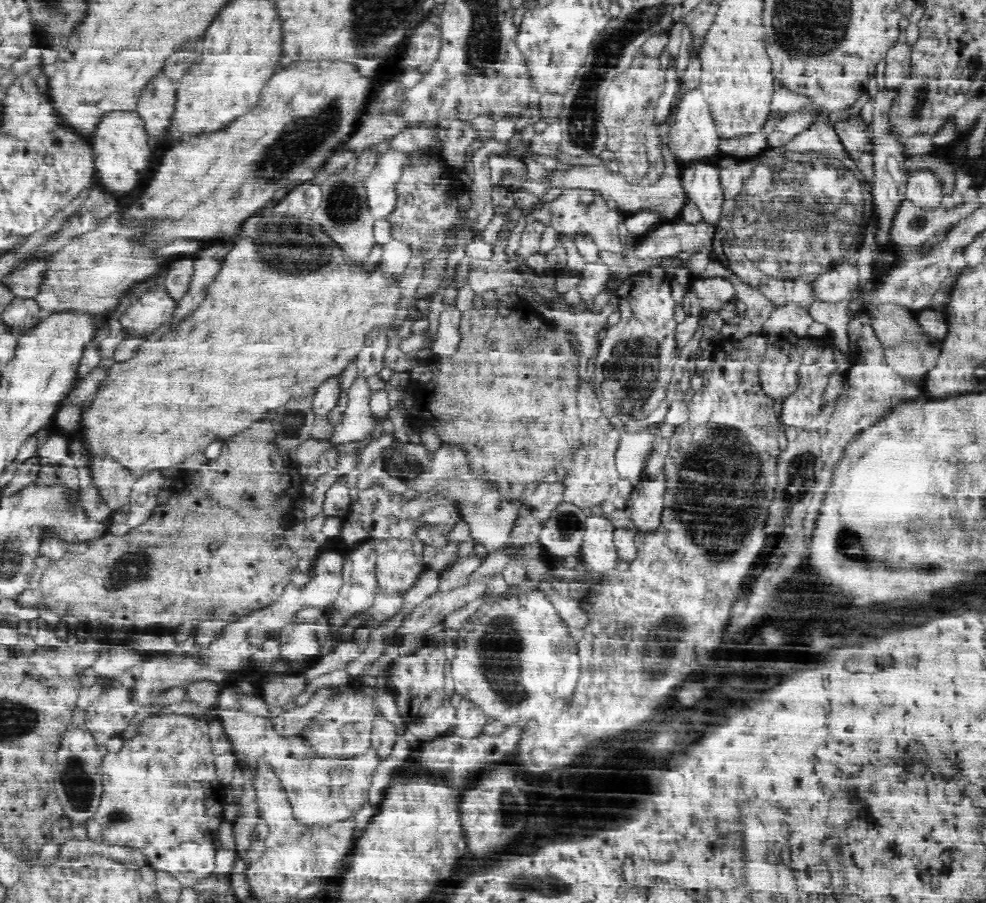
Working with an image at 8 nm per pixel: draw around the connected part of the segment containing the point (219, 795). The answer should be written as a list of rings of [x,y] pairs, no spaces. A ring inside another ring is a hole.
[[[163,710],[162,712],[143,711],[140,715],[132,719],[140,719],[140,722],[134,726],[134,736],[130,736],[128,740],[123,740],[123,745],[118,752],[107,752],[104,754],[101,766],[101,793],[100,802],[94,811],[94,814],[88,818],[86,828],[88,838],[90,840],[98,840],[104,849],[110,849],[114,845],[120,844],[140,849],[145,856],[146,863],[154,869],[154,871],[164,872],[198,872],[202,874],[204,879],[212,876],[216,868],[214,859],[214,839],[218,832],[220,822],[228,815],[229,805],[225,796],[225,784],[220,779],[218,767],[216,767],[216,757],[212,748],[211,737],[209,736],[209,727],[206,722],[200,721],[194,715],[183,715],[172,710]]]

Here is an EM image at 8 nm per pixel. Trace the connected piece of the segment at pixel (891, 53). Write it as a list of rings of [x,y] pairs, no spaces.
[[[904,42],[894,44],[887,50],[886,71],[884,75],[884,88],[886,90],[898,89],[902,86],[903,80],[908,78],[911,72],[912,48]]]

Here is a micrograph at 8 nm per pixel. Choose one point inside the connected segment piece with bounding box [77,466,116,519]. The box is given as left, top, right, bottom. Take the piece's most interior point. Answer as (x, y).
(92, 499)

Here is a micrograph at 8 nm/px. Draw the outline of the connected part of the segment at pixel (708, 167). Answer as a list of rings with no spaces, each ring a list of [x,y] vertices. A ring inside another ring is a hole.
[[[706,158],[703,162],[683,167],[681,175],[687,198],[694,200],[704,219],[716,222],[724,201],[717,161],[718,158]]]

